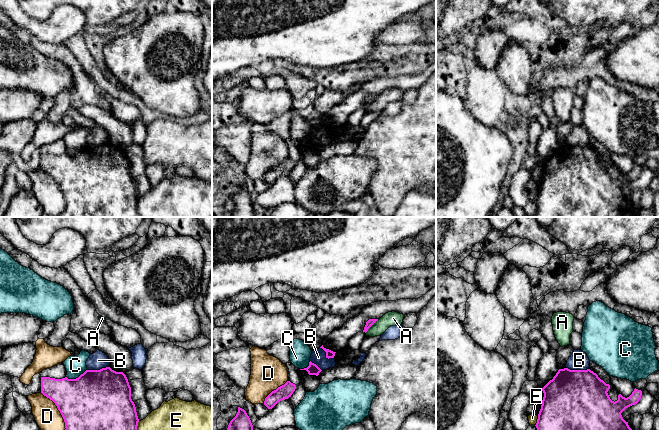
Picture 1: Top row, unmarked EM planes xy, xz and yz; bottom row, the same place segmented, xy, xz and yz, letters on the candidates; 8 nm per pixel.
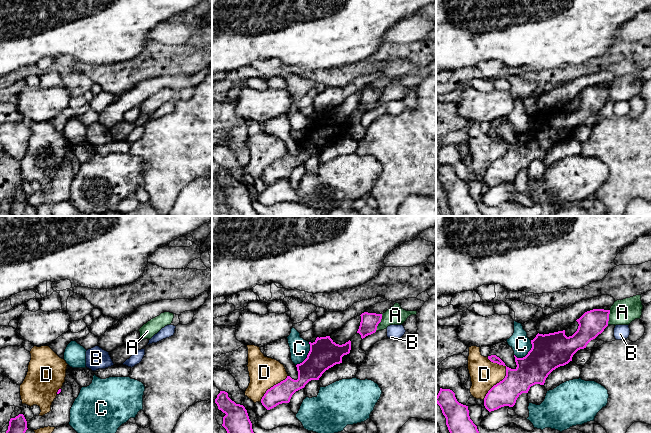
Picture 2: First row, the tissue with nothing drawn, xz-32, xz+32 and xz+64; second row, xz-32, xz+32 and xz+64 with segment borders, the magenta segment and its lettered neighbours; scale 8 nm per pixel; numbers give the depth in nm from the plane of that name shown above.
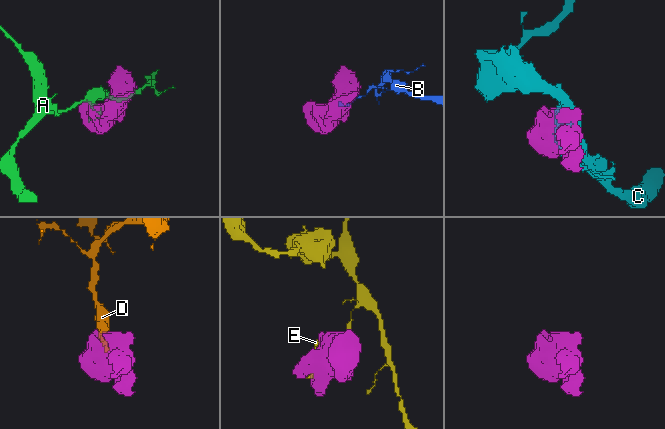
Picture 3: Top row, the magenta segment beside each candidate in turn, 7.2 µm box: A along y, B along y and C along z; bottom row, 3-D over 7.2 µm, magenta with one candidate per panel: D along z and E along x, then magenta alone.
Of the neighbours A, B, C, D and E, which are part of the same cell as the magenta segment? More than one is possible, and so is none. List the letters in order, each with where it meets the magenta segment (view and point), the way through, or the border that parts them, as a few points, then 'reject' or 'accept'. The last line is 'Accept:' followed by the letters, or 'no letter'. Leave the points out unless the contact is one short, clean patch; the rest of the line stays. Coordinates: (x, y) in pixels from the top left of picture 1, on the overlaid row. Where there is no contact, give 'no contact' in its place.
A: xz (371, 325) | along xz (378, 319), (365, 332) | reject
B: yz (577, 370) | along yz (566, 367), (570, 369), (588, 369) | reject
C: xy (76, 378) | reject
D: xy (58, 409) | reject
E: yz (537, 421) | reject
Accept: no letter

